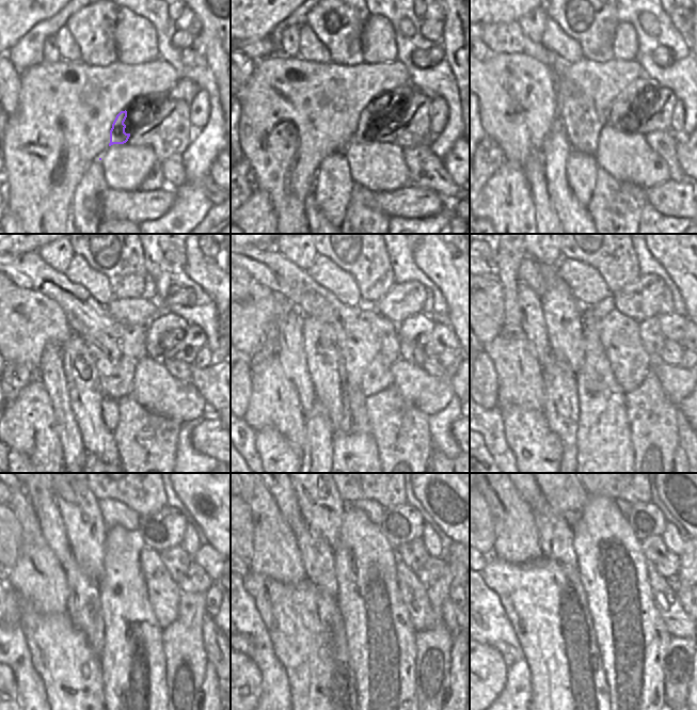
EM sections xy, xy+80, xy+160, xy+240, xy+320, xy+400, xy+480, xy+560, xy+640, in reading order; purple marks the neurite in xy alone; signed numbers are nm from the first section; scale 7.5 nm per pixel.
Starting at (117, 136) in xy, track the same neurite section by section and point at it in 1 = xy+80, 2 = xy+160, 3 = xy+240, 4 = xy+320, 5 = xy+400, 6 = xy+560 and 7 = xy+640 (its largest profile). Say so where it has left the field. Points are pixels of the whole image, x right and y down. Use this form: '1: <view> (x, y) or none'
1: xy+80 (389, 107)
2: xy+160 (636, 98)
3: xy+240 (167, 329)
4: xy+320 (415, 330)
5: xy+400 (671, 326)
6: xy+560 (447, 553)
7: none

